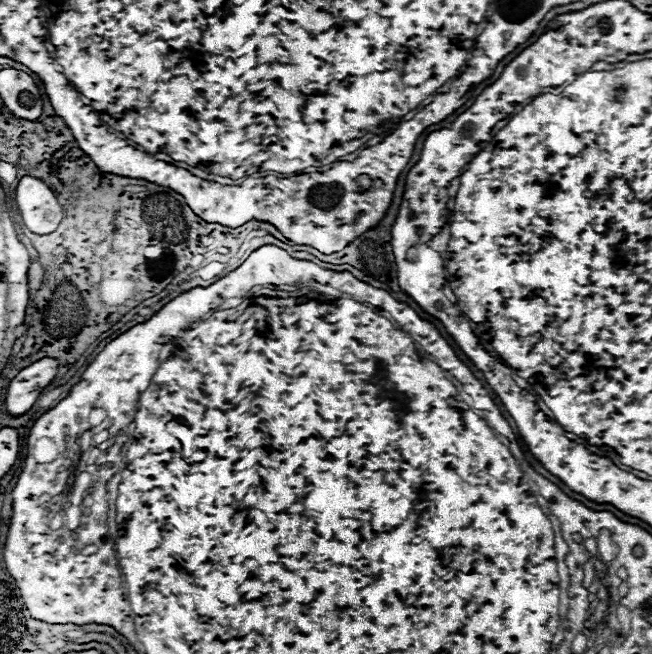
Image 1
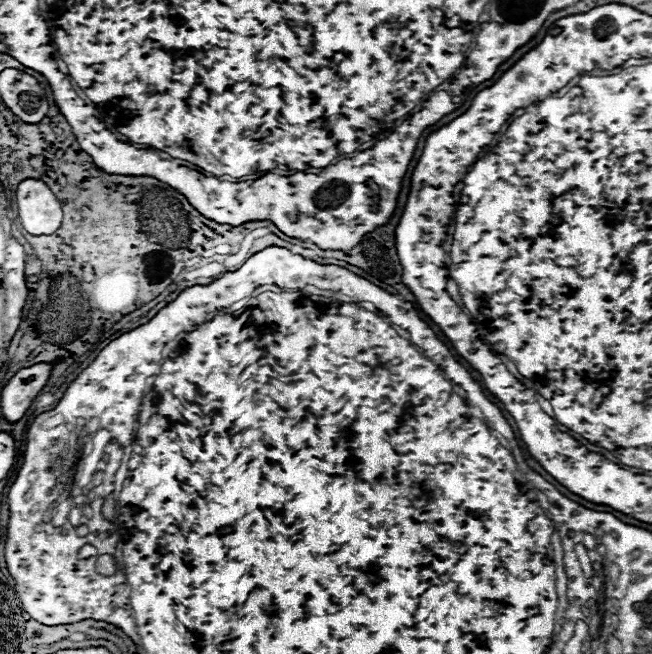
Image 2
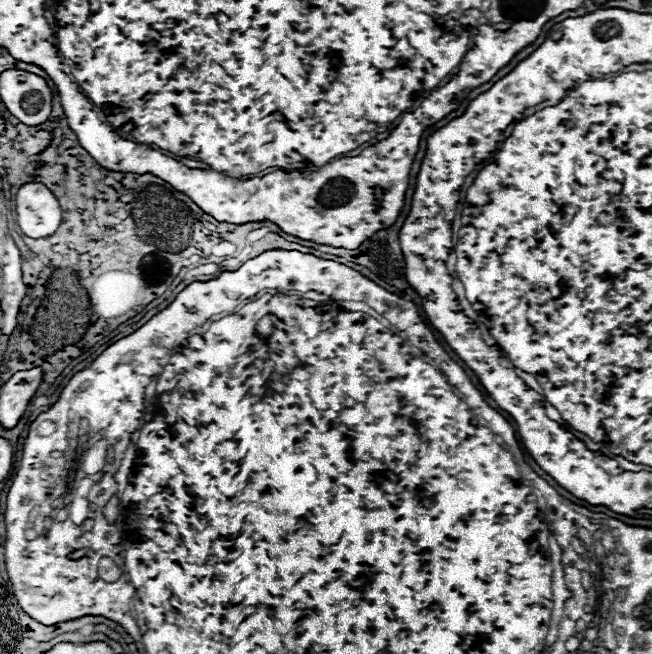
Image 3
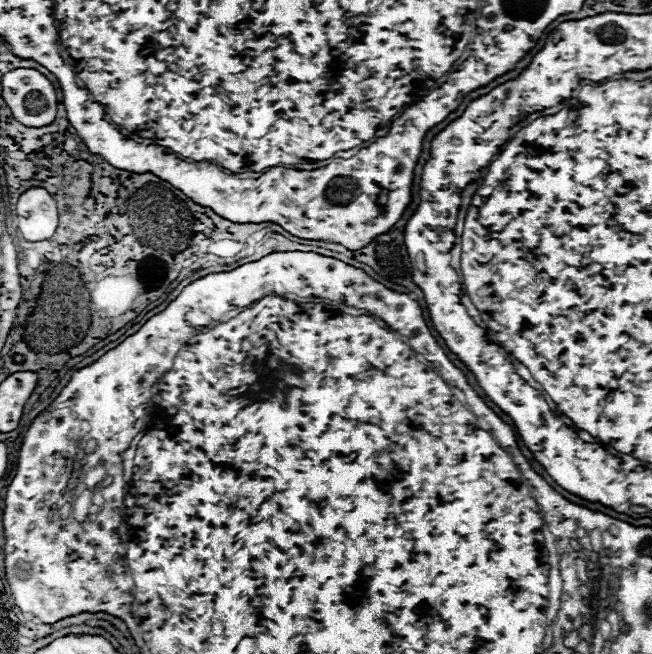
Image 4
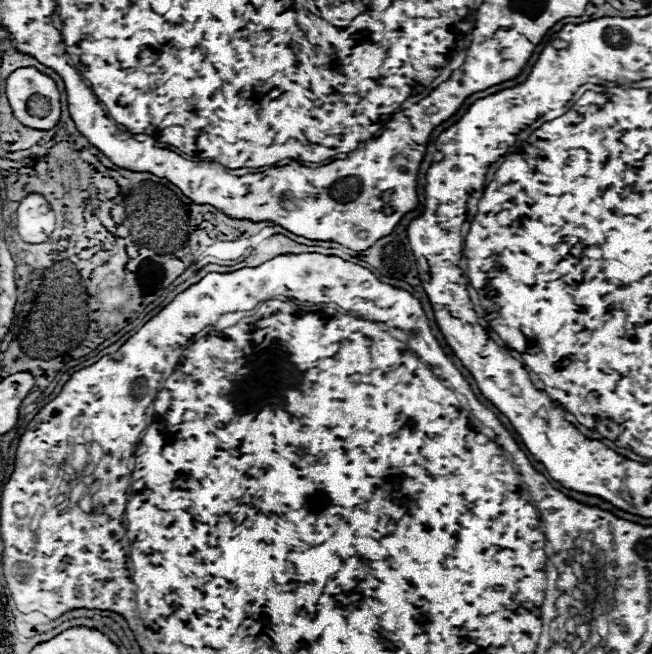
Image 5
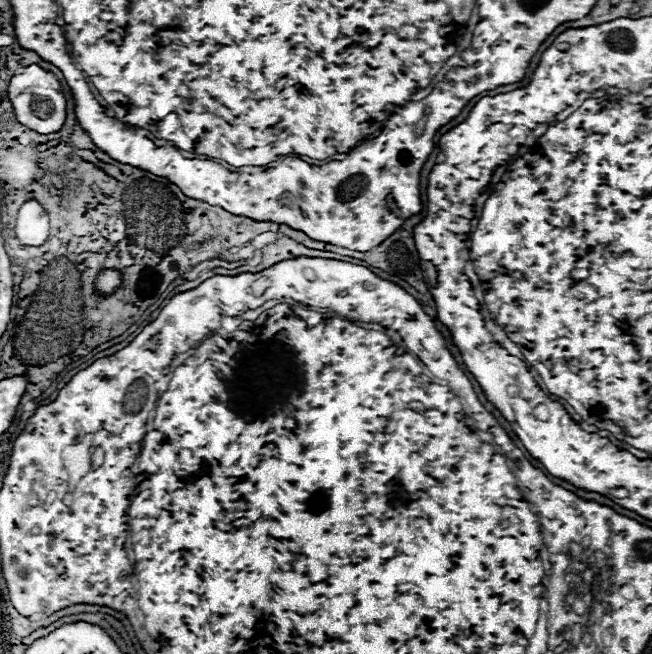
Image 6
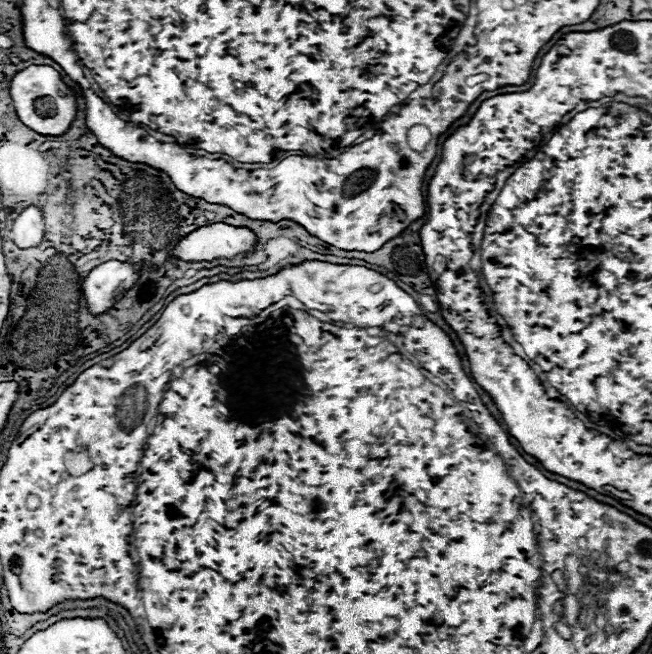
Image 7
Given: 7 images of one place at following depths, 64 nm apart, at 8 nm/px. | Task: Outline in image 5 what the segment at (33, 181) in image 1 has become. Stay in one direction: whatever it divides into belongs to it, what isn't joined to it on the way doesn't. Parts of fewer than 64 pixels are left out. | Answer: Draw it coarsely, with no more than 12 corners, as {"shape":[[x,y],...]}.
{"shape":[[38,194],[18,206],[16,230],[28,244],[46,242],[54,212]]}

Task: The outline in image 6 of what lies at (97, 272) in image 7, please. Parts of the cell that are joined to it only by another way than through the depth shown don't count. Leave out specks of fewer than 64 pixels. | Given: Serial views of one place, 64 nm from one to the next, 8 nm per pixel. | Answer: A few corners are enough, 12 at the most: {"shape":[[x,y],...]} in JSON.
{"shape":[[116,268],[100,270],[94,294],[114,294],[122,284]]}

